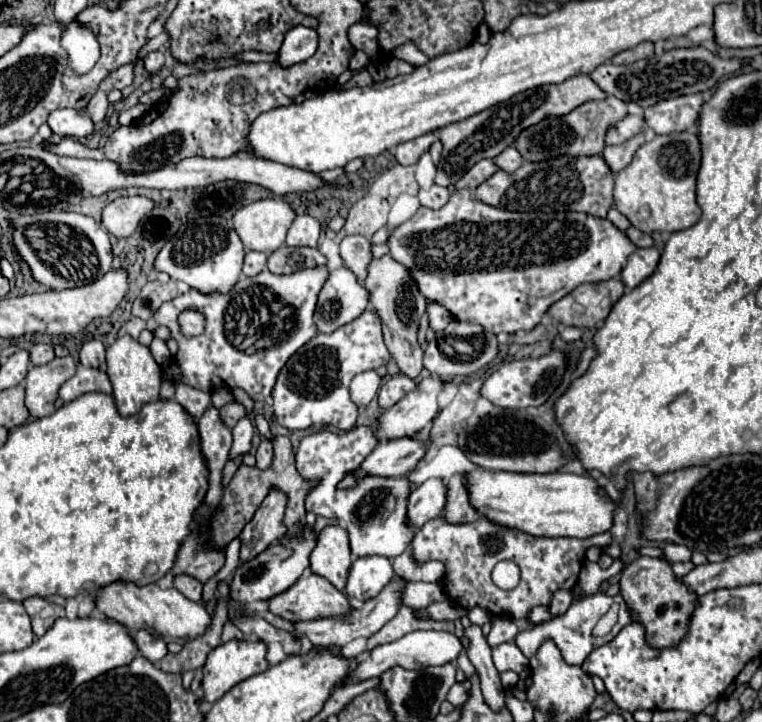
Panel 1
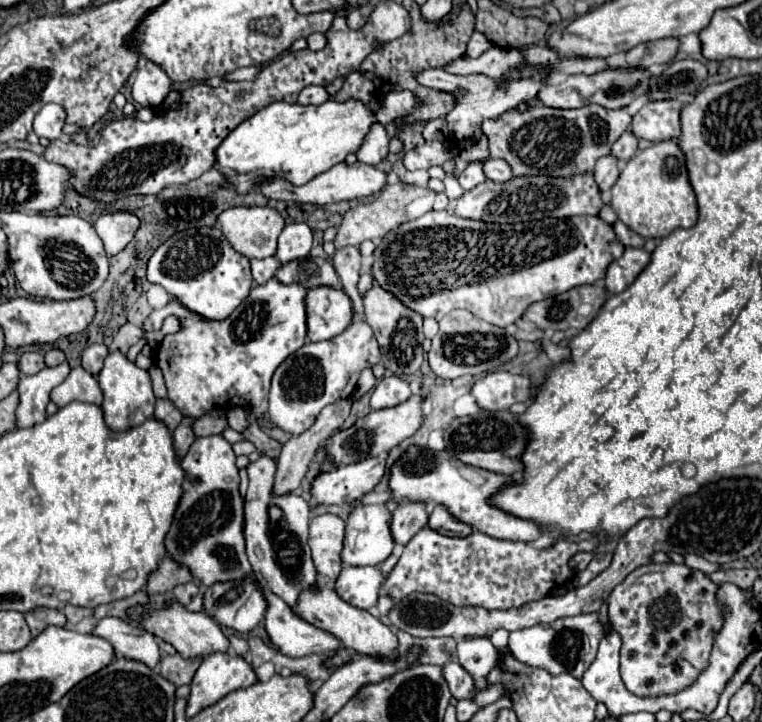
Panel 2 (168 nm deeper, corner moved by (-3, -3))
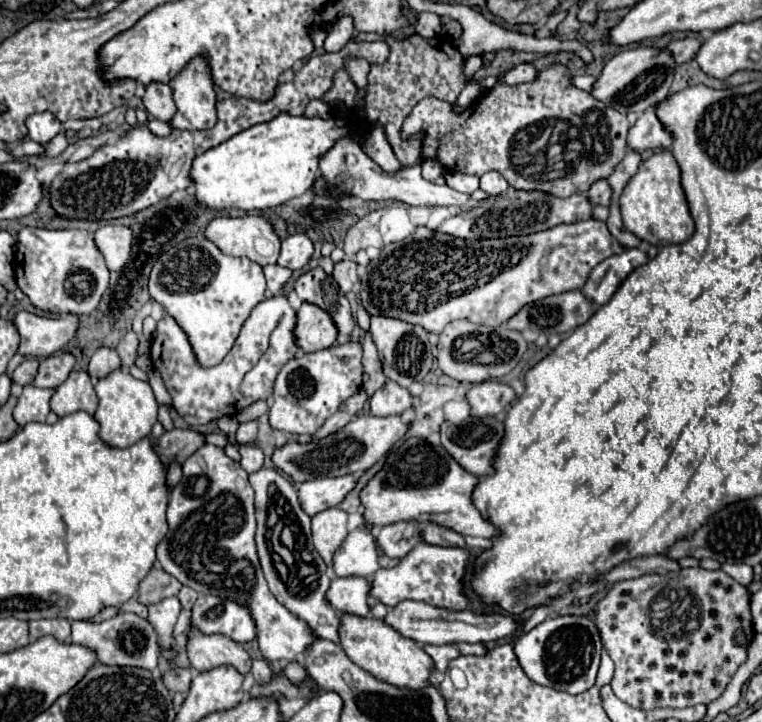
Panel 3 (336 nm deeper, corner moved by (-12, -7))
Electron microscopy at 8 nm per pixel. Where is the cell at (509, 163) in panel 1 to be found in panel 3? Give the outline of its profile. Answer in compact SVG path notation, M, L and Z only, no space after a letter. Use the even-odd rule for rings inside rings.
M488 171L480 177L480 189L488 195L502 195L506 193L508 183L506 179L502 179L502 175L498 175L498 171Z

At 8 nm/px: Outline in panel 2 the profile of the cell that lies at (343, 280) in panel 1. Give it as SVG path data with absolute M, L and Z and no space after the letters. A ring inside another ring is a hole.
M315 287L307 295L309 341L333 339L347 329L353 319L353 305L343 287Z

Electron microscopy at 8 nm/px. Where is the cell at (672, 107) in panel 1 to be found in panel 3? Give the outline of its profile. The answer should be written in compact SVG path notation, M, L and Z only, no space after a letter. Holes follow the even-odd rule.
M652 107L646 109L628 131L628 149L638 153L646 149L668 149L670 143L670 133L658 123Z

